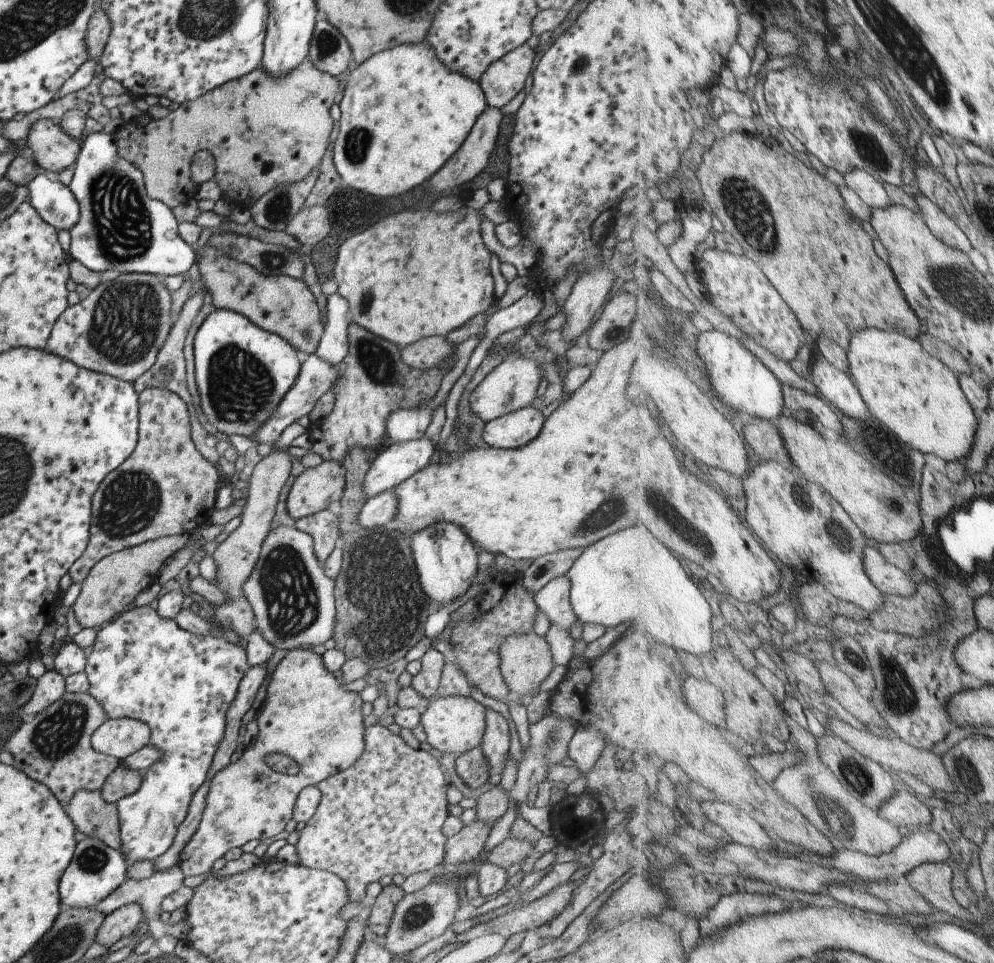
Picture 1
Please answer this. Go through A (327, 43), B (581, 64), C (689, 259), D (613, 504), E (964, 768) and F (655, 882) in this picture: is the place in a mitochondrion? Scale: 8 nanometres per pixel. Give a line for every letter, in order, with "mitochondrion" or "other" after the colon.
A: mitochondrion
B: mitochondrion
C: other
D: mitochondrion
E: mitochondrion
F: other

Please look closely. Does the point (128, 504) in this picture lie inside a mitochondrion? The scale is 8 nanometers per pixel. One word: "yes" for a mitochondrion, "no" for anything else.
yes

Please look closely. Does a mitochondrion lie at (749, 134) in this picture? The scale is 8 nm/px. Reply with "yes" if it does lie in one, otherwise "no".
no

